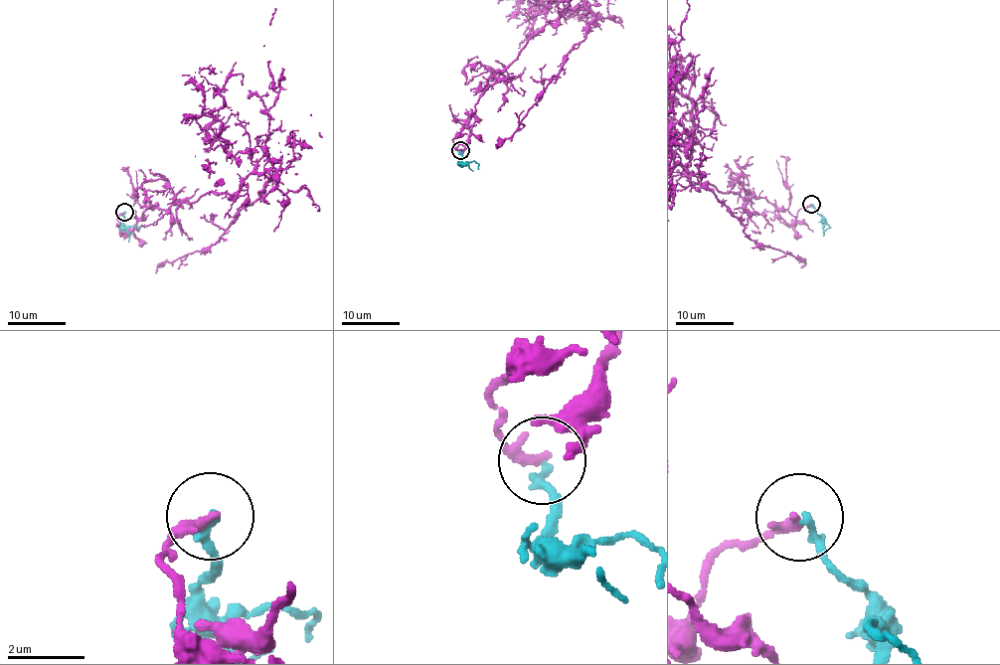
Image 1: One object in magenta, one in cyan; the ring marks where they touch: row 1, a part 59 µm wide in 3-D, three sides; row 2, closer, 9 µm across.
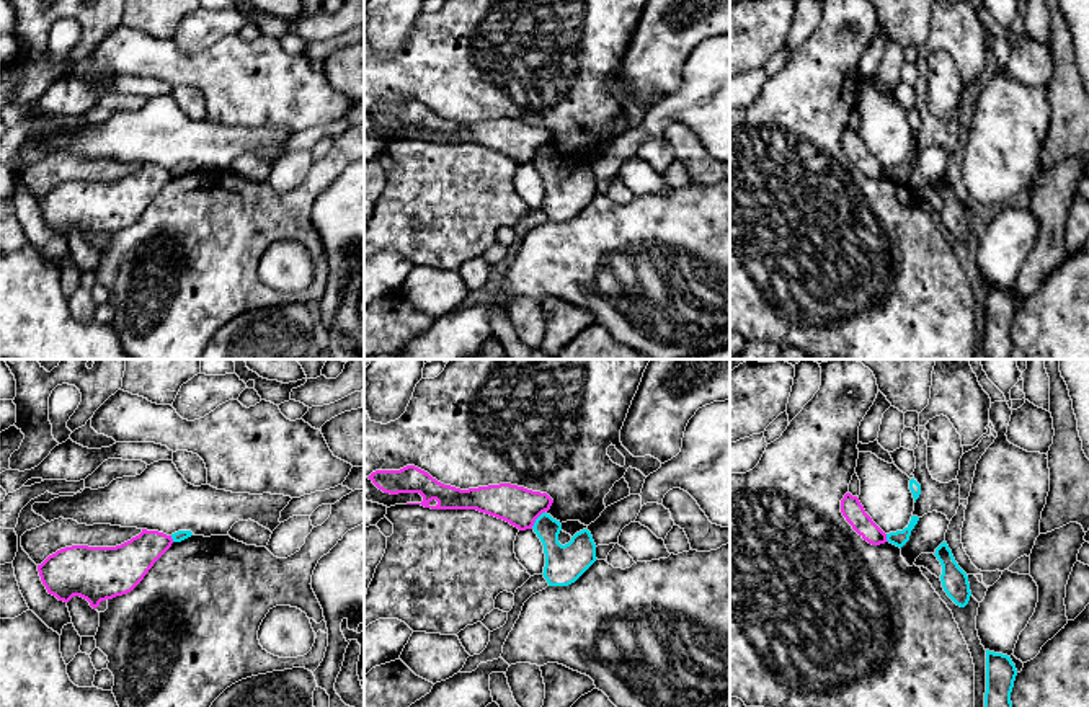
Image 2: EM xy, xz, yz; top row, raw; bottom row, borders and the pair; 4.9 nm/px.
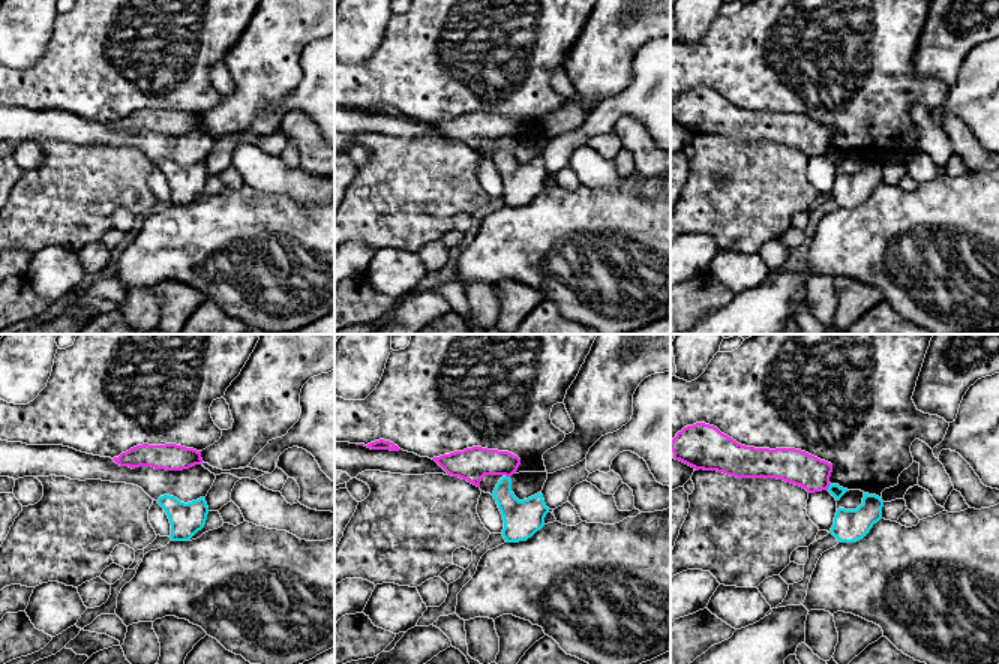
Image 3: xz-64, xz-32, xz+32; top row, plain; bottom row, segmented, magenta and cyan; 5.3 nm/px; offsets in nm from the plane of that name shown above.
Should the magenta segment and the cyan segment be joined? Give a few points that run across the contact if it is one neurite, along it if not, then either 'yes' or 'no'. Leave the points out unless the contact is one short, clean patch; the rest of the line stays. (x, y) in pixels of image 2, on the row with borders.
xz (544, 511), (531, 528) | no

